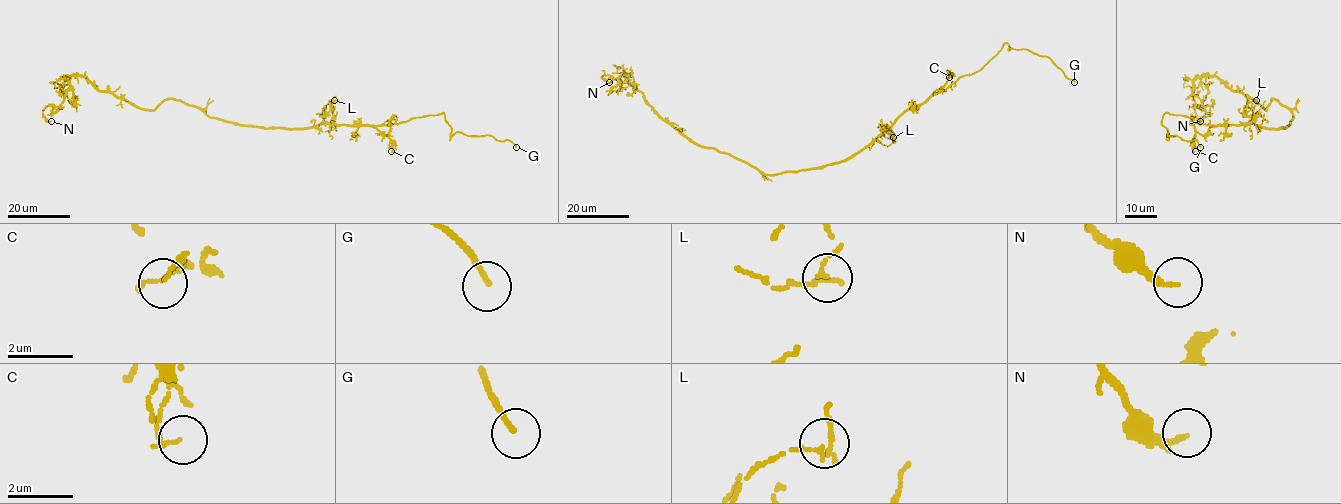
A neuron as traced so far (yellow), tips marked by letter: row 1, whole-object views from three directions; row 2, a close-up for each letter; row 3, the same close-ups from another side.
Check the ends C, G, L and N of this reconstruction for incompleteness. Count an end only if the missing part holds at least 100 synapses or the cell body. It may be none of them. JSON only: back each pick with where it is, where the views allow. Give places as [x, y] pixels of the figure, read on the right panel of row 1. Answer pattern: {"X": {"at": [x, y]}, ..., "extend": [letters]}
{"G": {"at": [1200, 147]}, "extend": ["G"]}

